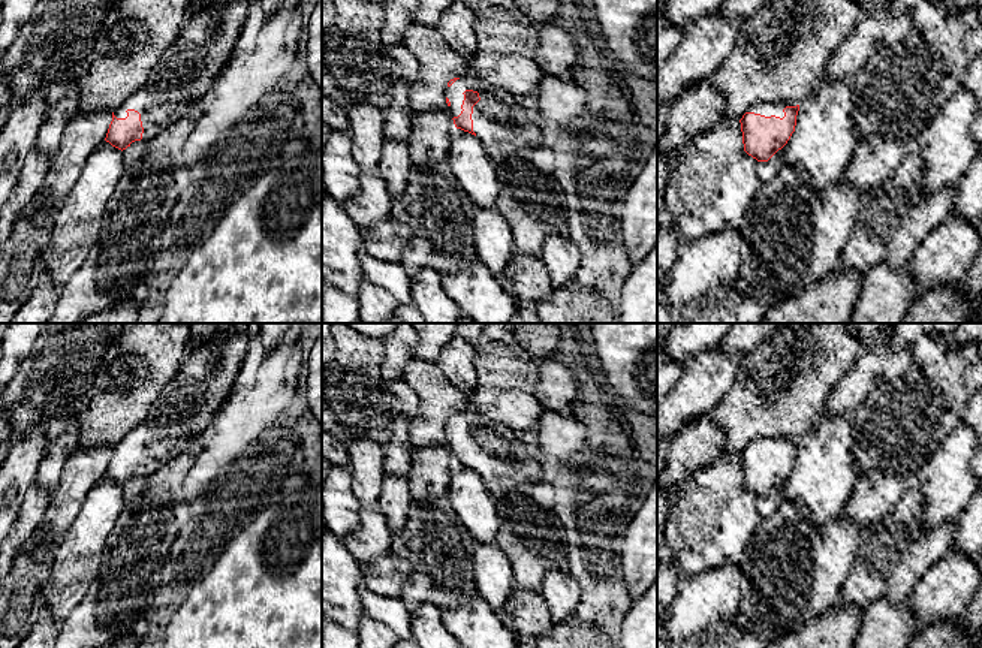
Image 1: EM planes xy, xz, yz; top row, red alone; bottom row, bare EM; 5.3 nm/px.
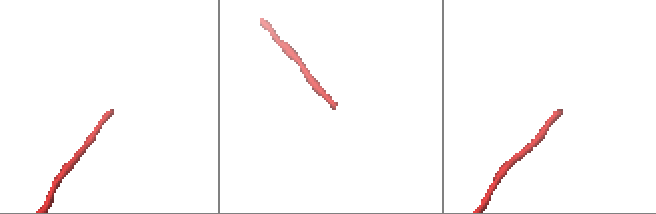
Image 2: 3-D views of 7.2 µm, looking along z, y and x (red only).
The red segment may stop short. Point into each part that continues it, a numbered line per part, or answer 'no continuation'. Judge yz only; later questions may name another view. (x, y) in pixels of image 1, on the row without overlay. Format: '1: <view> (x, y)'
1: yz (764, 443)

